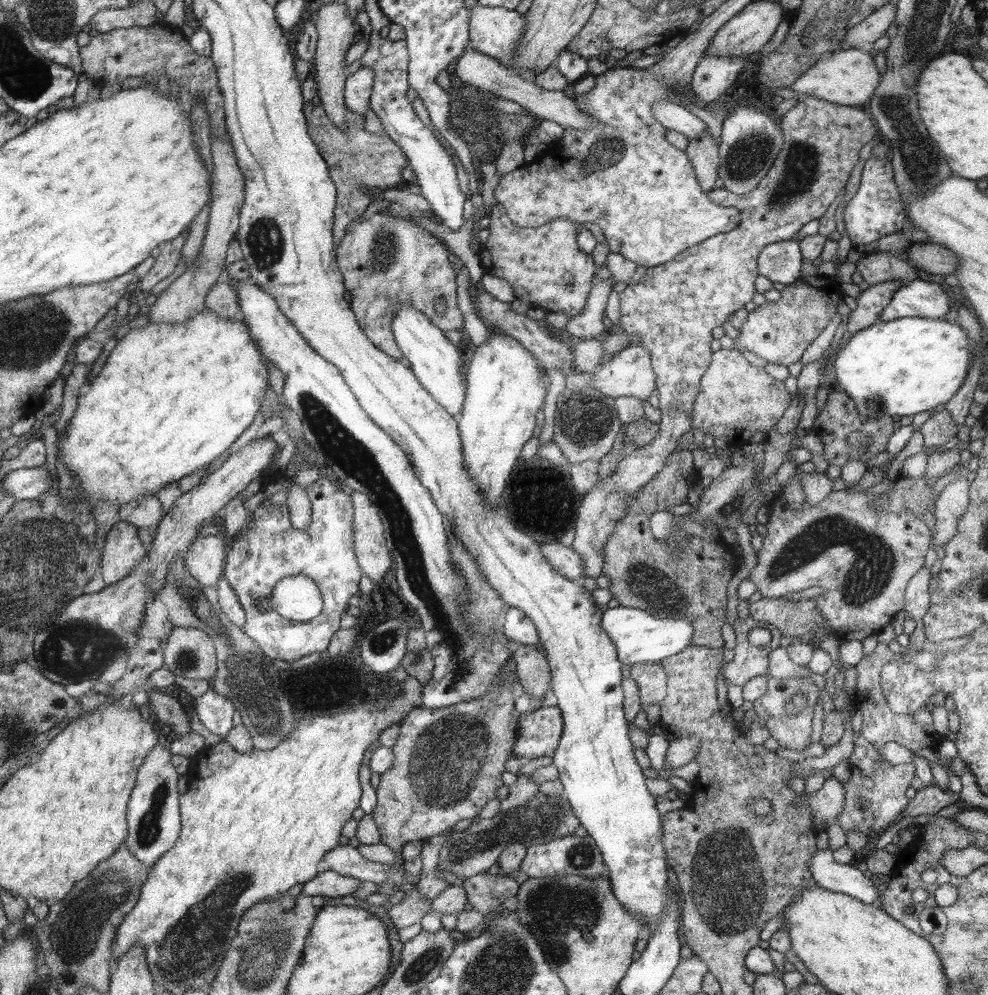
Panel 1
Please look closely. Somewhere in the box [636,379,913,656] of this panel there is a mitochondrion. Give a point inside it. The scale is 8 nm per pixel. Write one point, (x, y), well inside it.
(873, 569)

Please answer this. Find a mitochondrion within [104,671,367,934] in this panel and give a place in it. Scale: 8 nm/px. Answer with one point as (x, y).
(147, 830)

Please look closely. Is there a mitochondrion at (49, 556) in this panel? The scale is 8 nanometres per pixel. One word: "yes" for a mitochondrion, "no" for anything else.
yes

